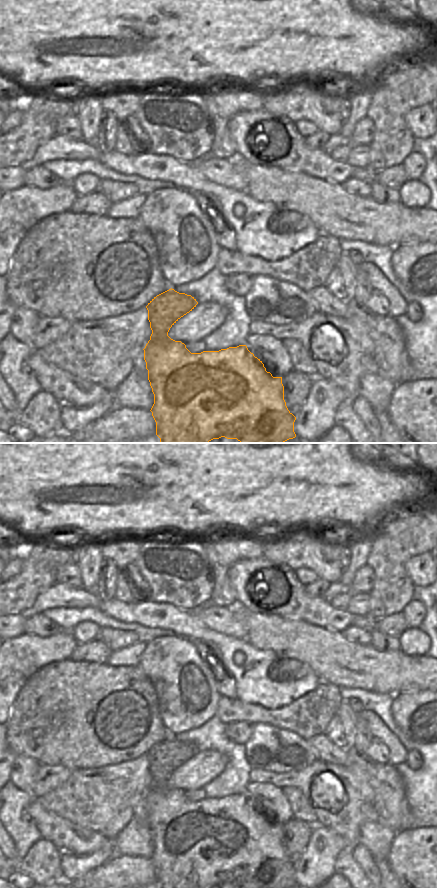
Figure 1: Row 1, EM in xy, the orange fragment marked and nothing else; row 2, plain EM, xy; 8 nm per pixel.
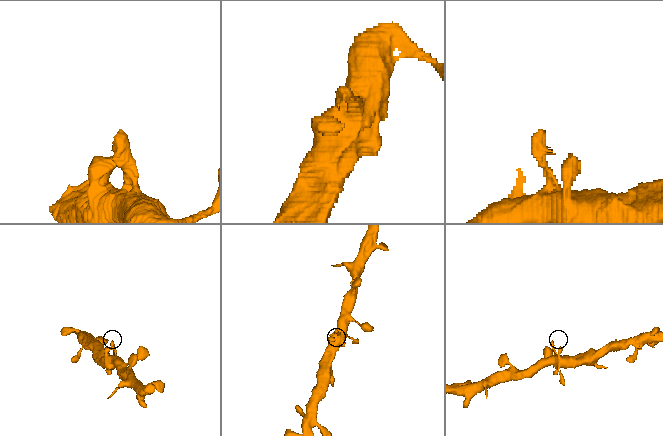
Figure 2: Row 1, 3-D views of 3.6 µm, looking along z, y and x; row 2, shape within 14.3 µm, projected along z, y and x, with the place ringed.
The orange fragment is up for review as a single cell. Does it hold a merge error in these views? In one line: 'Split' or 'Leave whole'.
Leave whole

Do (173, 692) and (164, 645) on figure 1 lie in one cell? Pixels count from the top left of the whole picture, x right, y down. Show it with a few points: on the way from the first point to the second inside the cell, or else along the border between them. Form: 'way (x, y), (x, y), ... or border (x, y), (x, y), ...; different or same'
way (173, 680), (173, 666), (165, 657); same

